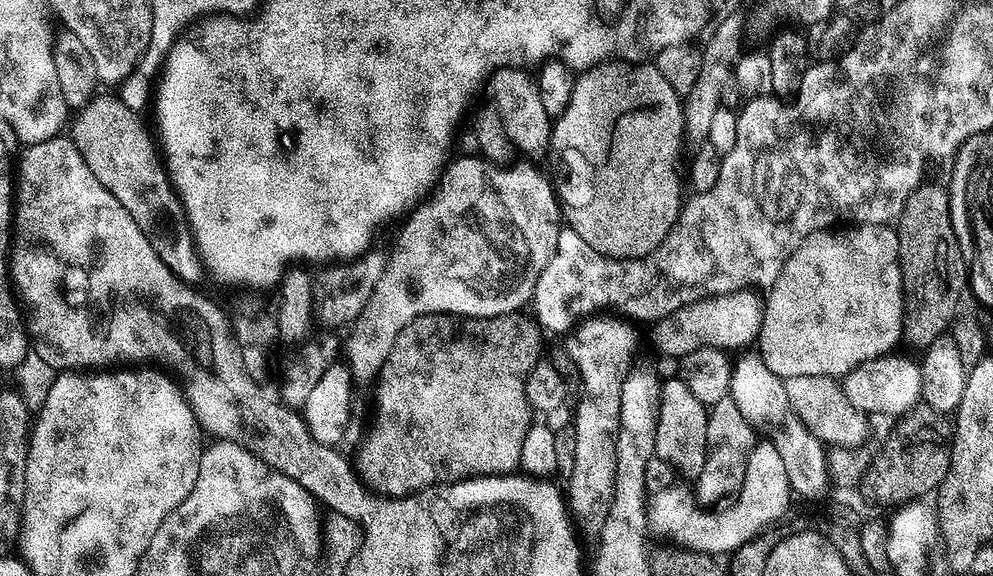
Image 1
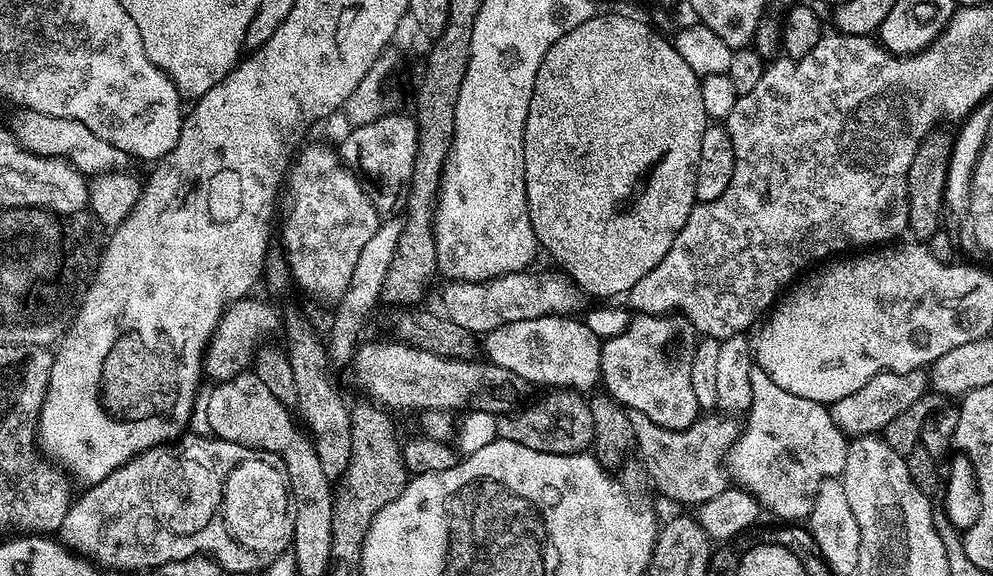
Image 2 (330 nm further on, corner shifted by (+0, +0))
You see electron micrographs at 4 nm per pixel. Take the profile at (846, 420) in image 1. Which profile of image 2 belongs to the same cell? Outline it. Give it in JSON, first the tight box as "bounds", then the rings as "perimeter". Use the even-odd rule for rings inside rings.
{"bounds":[830,368,930,438],"perimeter":[[[919,368],[909,372],[883,372],[870,378],[870,382],[862,386],[862,390],[854,390],[854,394],[846,394],[846,398],[838,398],[838,402],[830,406],[832,420],[852,438],[880,434],[893,418],[898,418],[902,410],[918,402],[918,398],[922,398],[929,388],[930,376],[925,369]]]}

